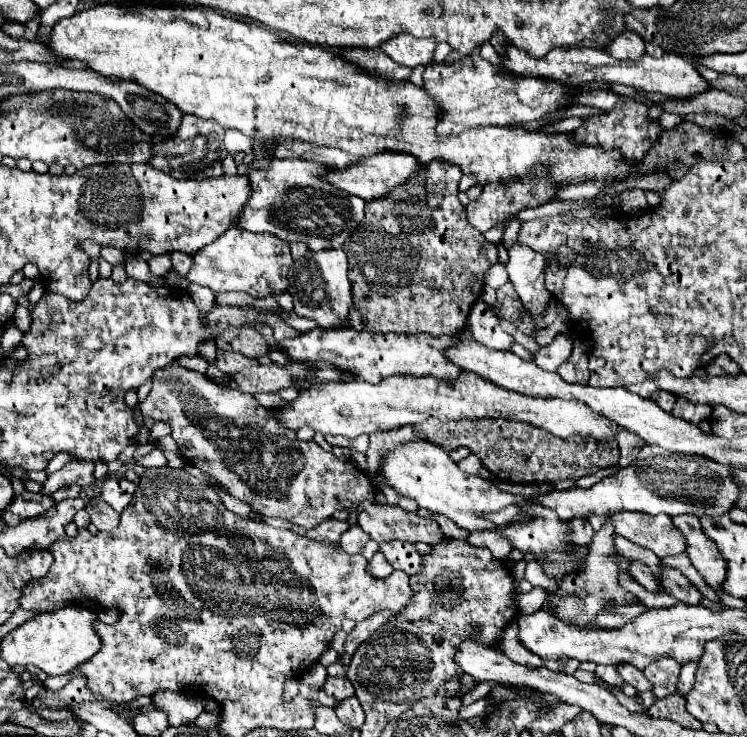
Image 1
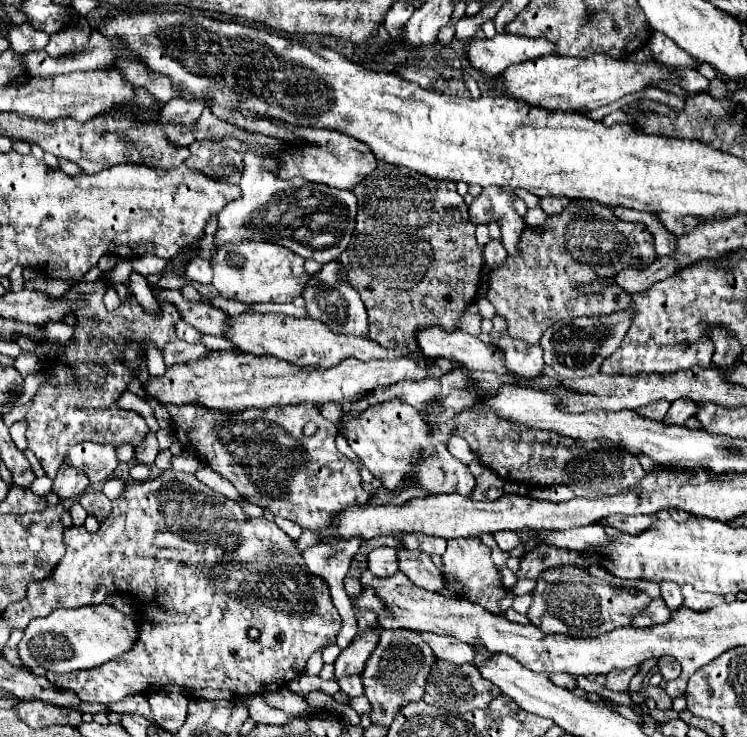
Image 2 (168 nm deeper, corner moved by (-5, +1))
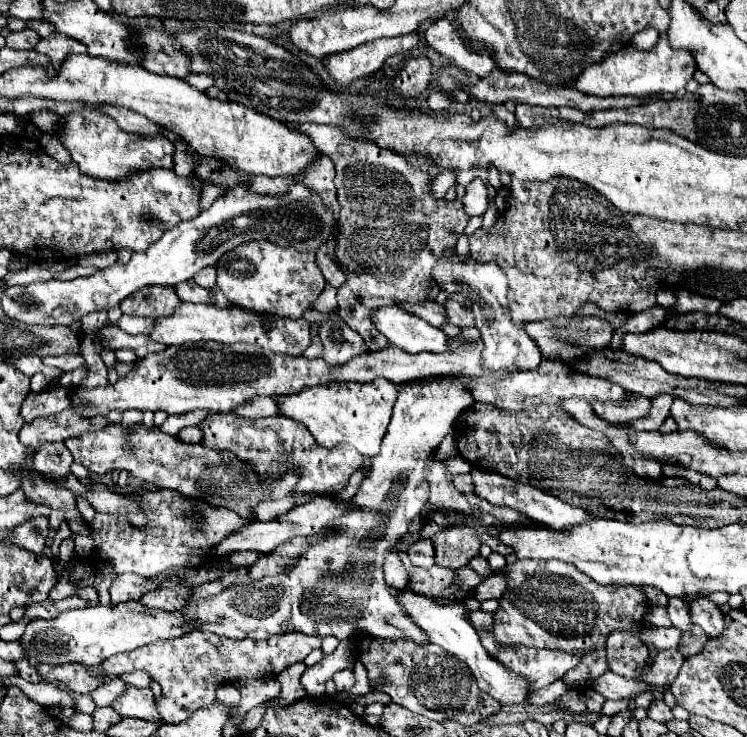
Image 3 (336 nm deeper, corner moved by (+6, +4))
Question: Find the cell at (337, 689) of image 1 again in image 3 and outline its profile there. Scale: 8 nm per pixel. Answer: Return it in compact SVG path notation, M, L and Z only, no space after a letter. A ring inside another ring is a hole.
M345 668L337 674L333 674L333 682L337 686L337 692L343 692L343 690L349 690L353 684L355 684L355 676L353 676L353 670Z

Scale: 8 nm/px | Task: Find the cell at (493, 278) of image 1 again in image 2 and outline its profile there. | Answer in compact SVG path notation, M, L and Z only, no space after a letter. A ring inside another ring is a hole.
M490 239L490 241L486 243L484 255L486 255L486 265L488 265L488 273L492 273L494 269L502 267L502 265L506 263L506 257L508 257L506 249L502 247L502 243L500 243L500 241L494 241L494 239Z

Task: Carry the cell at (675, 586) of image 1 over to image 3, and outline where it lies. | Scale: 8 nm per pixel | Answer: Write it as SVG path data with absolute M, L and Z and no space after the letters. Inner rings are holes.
M707 598L695 602L695 606L699 608L697 614L691 614L693 622L699 624L705 634L709 634L709 638L719 638L723 634L723 628L725 628L725 618L723 618L723 612L719 610L719 606L707 602ZM699 604L699 606L697 606ZM711 606L711 608L709 608ZM711 610L711 612L709 612ZM705 624L705 626L703 626Z

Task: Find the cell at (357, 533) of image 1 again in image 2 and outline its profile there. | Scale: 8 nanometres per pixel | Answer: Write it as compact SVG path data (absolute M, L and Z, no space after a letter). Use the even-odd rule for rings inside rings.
M352 537L352 541L328 541L328 543L318 543L318 545L306 549L306 551L302 553L302 555L304 555L304 561L306 561L306 565L308 565L308 571L310 571L310 573L316 573L316 575L320 575L320 577L326 579L326 583L328 583L328 587L330 587L330 593L332 593L334 607L336 607L338 613L342 615L342 629L340 629L338 641L336 641L336 645L338 645L340 649L344 649L344 647L354 639L354 635L358 633L358 625L356 625L356 617L354 617L354 611L352 611L352 603L350 603L350 597L348 597L348 593L346 593L346 589L344 589L344 577L346 577L346 573L348 573L348 569L350 569L350 563L352 563L352 559L354 559L354 555L358 553L358 549L360 549L362 543L364 543L364 541L360 541L360 537Z

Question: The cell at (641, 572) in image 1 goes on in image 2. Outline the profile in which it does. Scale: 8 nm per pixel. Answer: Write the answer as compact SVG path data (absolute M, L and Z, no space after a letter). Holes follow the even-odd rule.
M664 581L664 585L660 585L660 589L662 589L662 597L664 597L668 609L680 609L682 607L684 597L680 593L680 587L676 587L676 583Z

